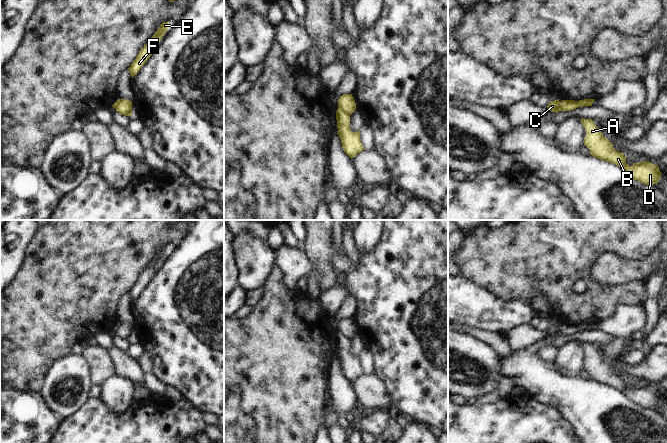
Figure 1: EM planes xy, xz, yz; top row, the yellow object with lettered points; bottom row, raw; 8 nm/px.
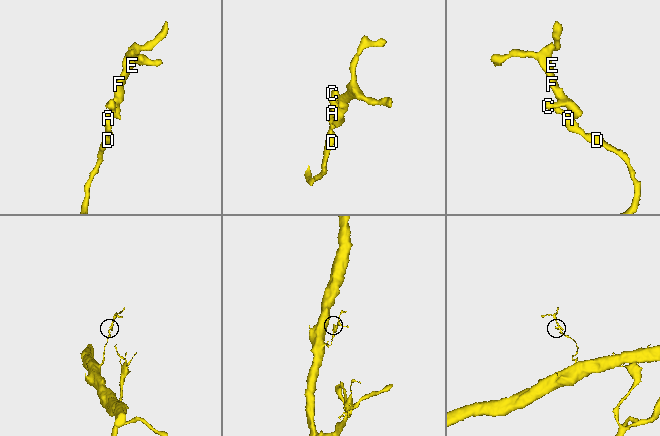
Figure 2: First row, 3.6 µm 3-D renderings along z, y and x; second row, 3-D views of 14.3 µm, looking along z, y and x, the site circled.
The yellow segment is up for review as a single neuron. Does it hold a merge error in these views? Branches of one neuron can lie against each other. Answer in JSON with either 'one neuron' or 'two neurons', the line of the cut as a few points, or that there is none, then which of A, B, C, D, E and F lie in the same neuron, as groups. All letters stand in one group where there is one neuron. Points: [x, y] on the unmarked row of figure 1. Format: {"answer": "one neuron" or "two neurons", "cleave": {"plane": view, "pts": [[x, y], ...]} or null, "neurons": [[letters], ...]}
{"answer": "two neurons", "cleave": {"plane": "xz", "pts": [[338, 330], [349, 340]]}, "neurons": [["A", "B", "C", "D"], ["E", "F"]]}

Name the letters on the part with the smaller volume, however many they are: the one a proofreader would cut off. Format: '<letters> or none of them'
E, F

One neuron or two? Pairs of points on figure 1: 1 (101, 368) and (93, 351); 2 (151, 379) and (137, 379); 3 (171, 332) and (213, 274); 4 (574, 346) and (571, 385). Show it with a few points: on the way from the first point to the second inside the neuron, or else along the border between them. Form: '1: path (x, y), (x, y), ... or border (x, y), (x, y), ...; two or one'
1: path (100, 364), (94, 355); one
2: border (143, 373), (143, 384), (146, 387); two
3: path (185, 318), (213, 288); one
4: border (554, 367), (562, 375), (579, 376); two

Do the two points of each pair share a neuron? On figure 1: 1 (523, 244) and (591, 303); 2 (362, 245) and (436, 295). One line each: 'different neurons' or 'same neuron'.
1: same neuron
2: different neurons

